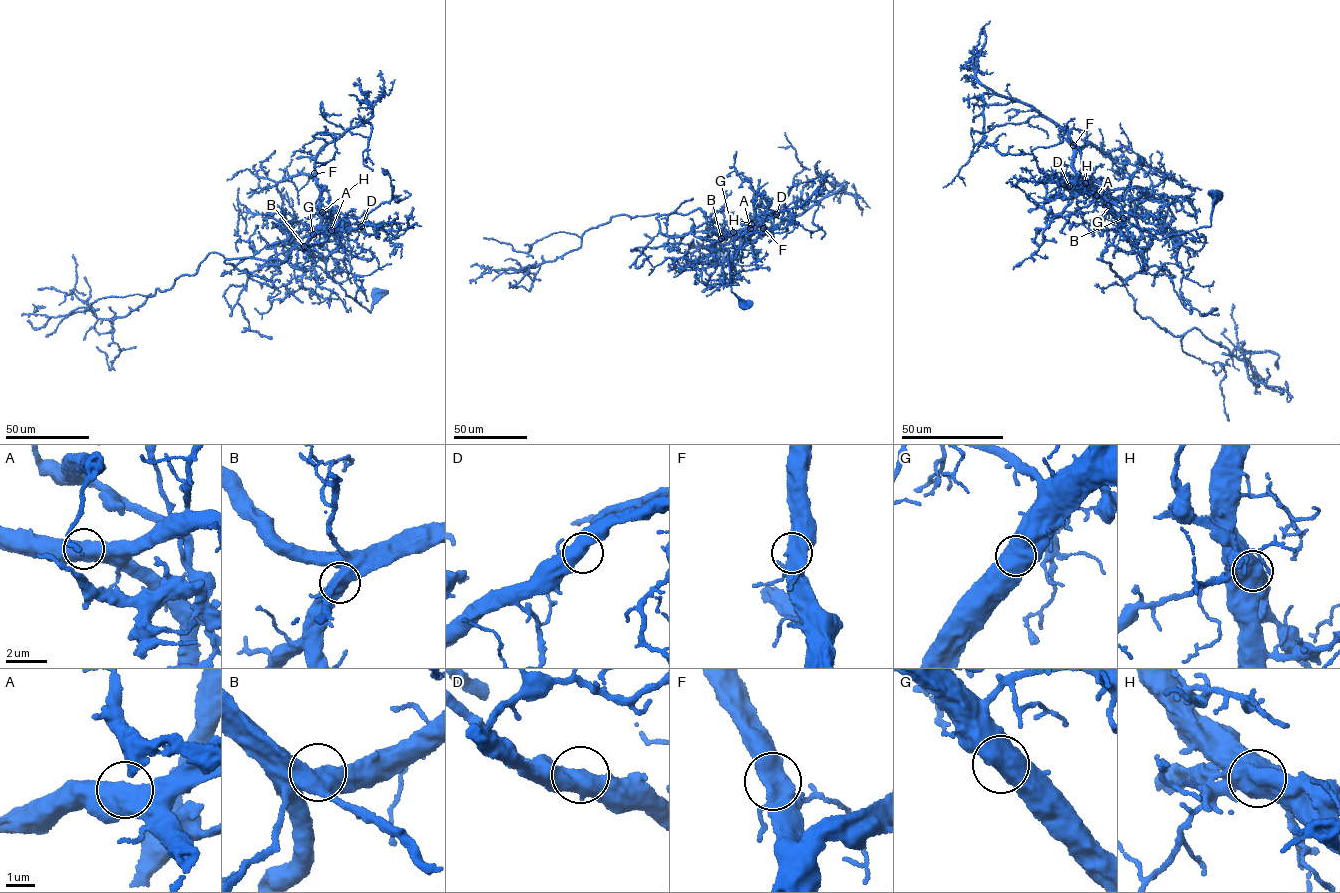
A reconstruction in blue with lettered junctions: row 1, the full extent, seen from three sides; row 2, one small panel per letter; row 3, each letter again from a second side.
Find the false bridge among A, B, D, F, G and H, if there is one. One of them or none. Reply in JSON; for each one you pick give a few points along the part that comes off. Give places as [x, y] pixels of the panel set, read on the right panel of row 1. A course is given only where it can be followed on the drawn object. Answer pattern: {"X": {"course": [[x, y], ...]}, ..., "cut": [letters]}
{"H": {"course": [[1085, 183], [1100, 186], [1077, 195], [1050, 221], [1036, 252], [1013, 269]]}, "cut": ["H"]}

